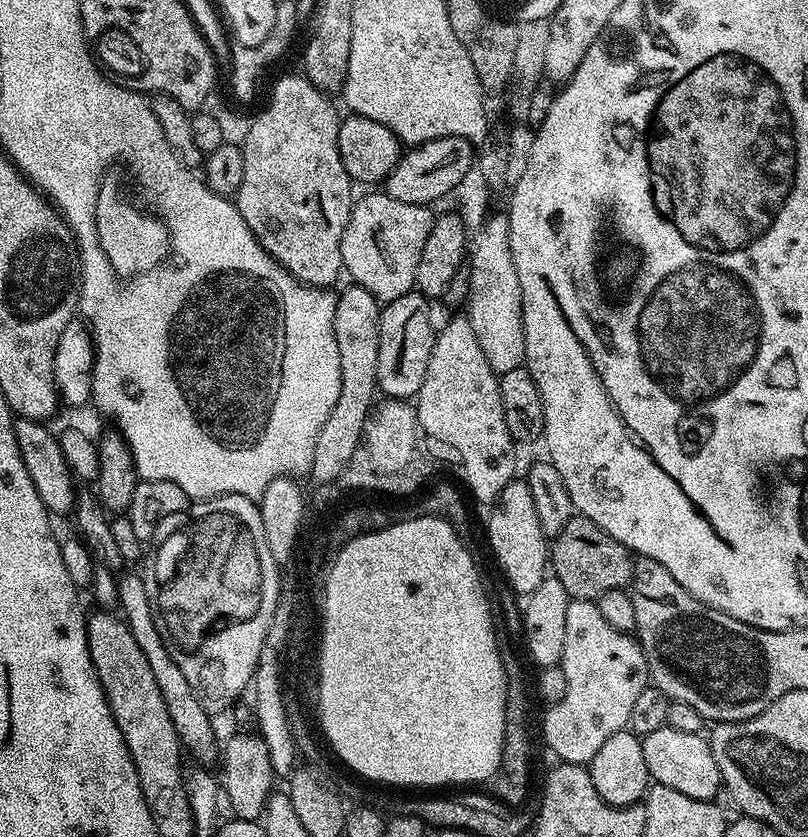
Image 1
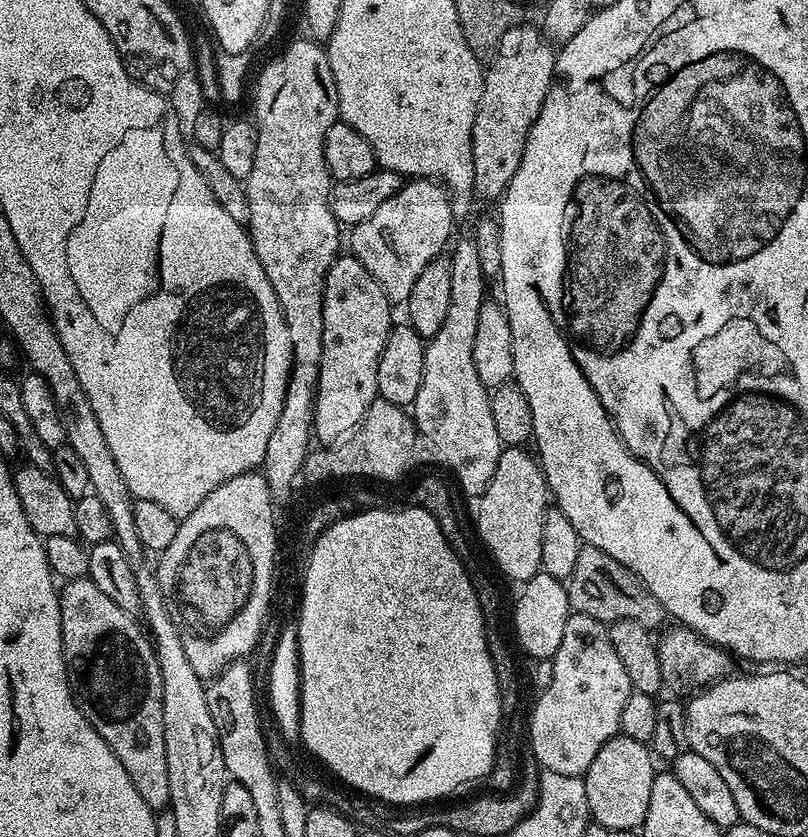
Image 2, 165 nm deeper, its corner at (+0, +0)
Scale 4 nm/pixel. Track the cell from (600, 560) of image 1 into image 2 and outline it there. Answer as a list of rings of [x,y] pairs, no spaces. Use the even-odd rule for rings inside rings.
[[[584,544],[581,547],[578,554],[578,562],[574,562],[574,570],[568,576],[566,587],[568,590],[569,609],[573,613],[581,612],[586,614],[590,618],[600,621],[605,626],[612,624],[615,620],[633,620],[642,625],[643,628],[656,630],[656,627],[663,620],[666,620],[666,613],[662,602],[658,602],[658,598],[654,598],[654,594],[650,594],[648,587],[631,570],[626,566],[622,566],[622,562],[610,558],[610,554],[606,554],[589,544]]]

